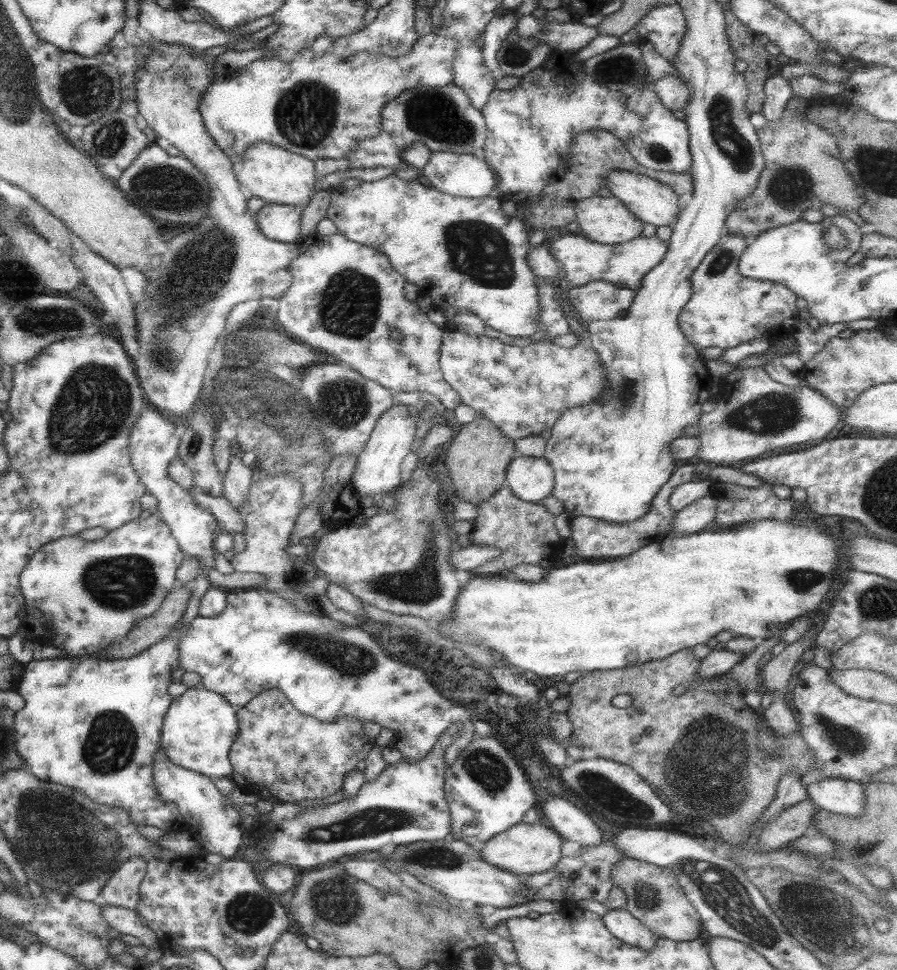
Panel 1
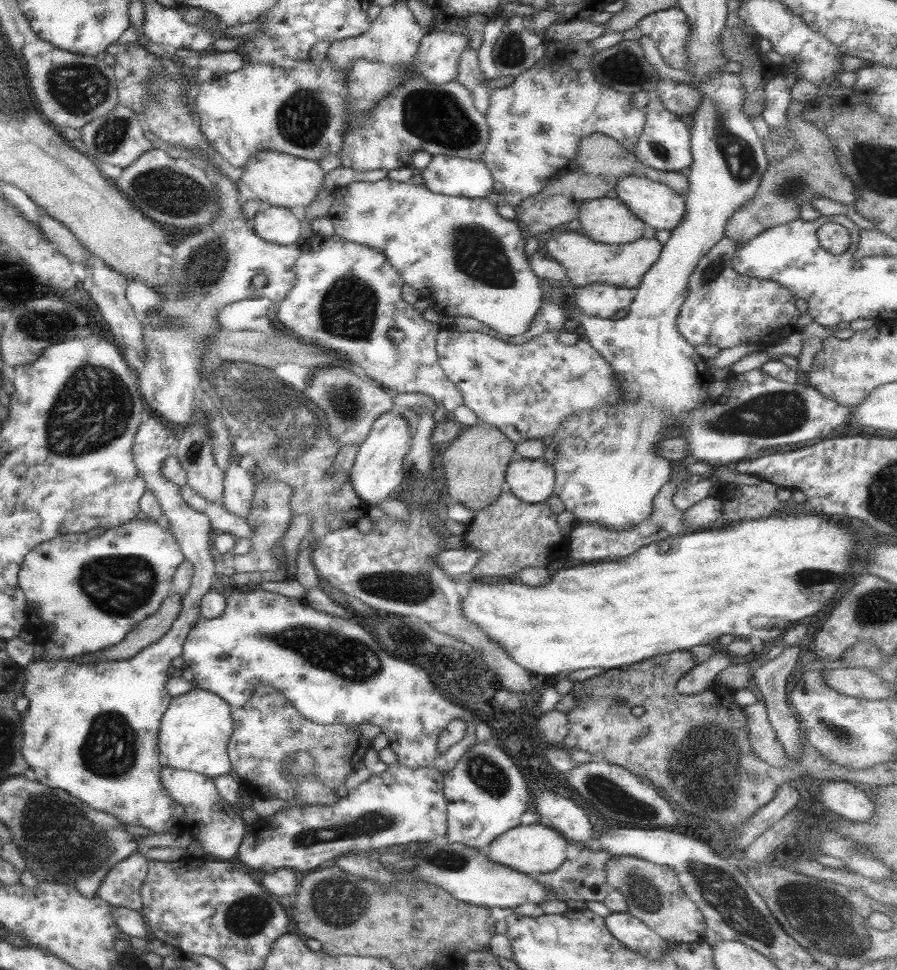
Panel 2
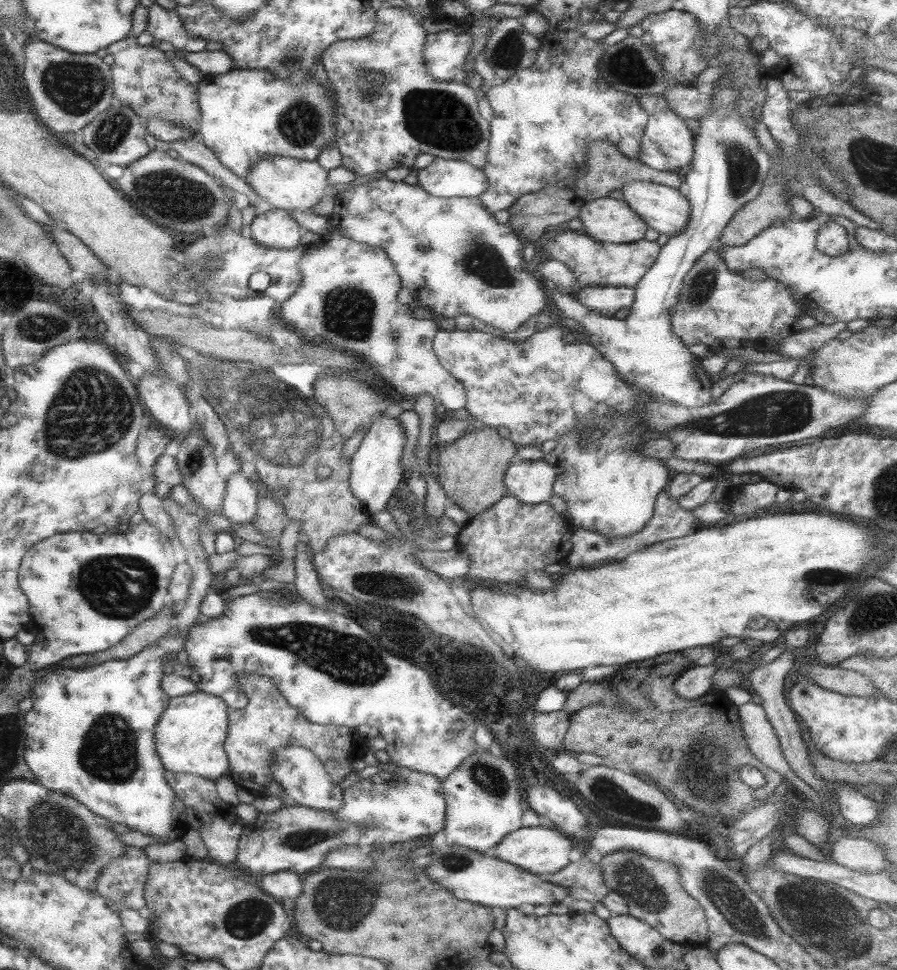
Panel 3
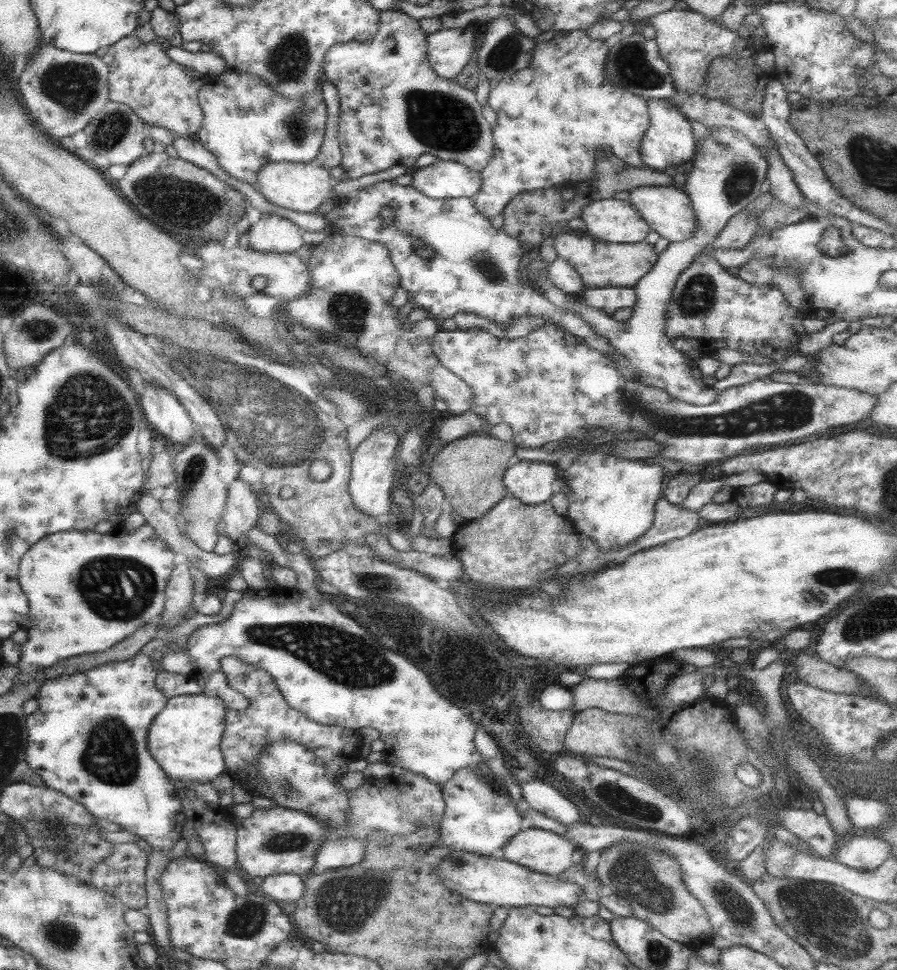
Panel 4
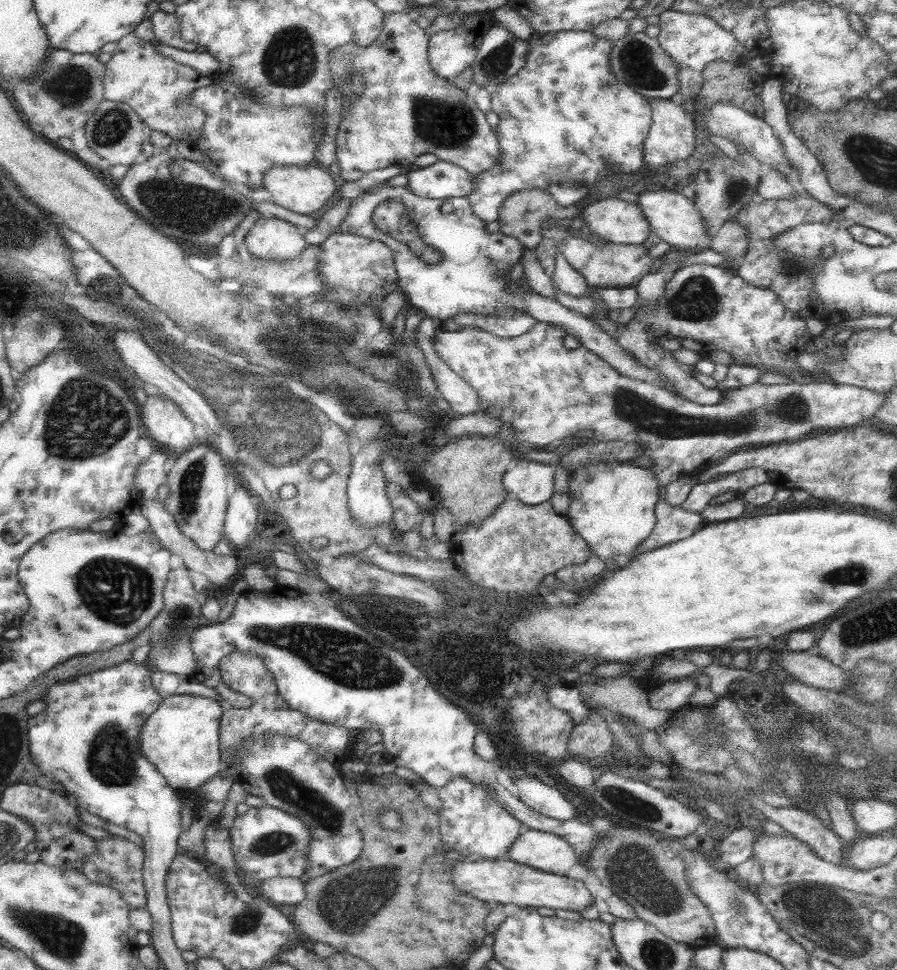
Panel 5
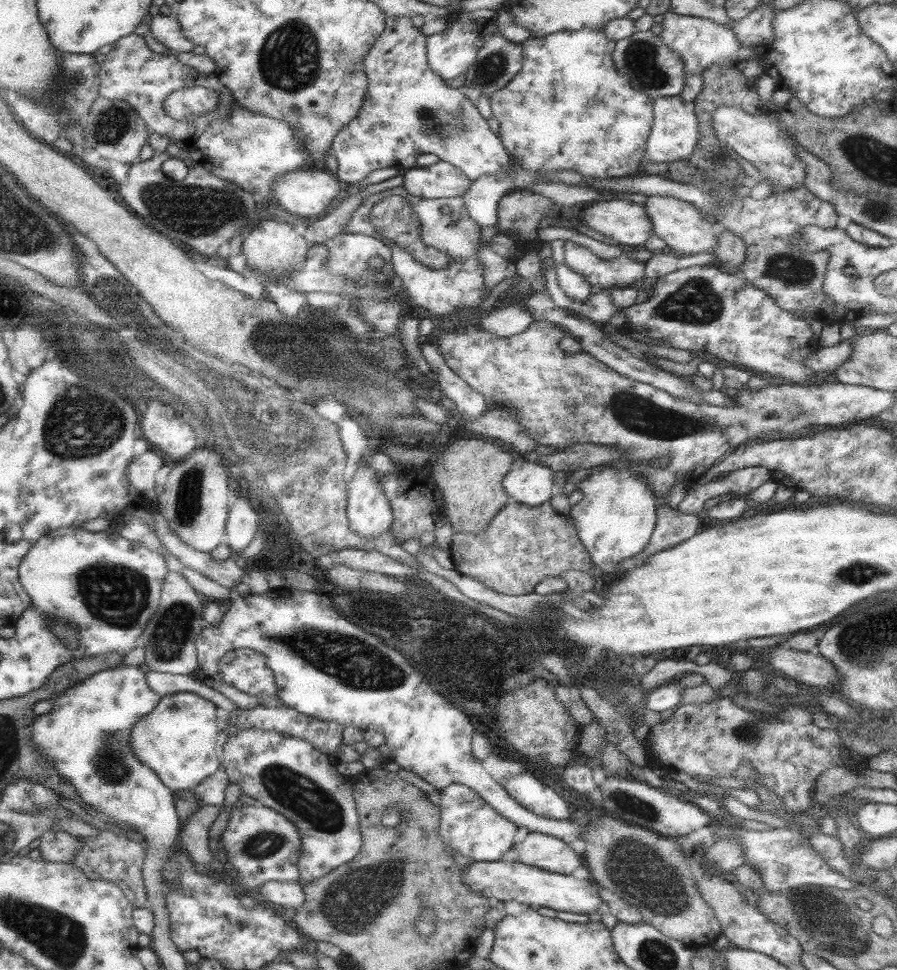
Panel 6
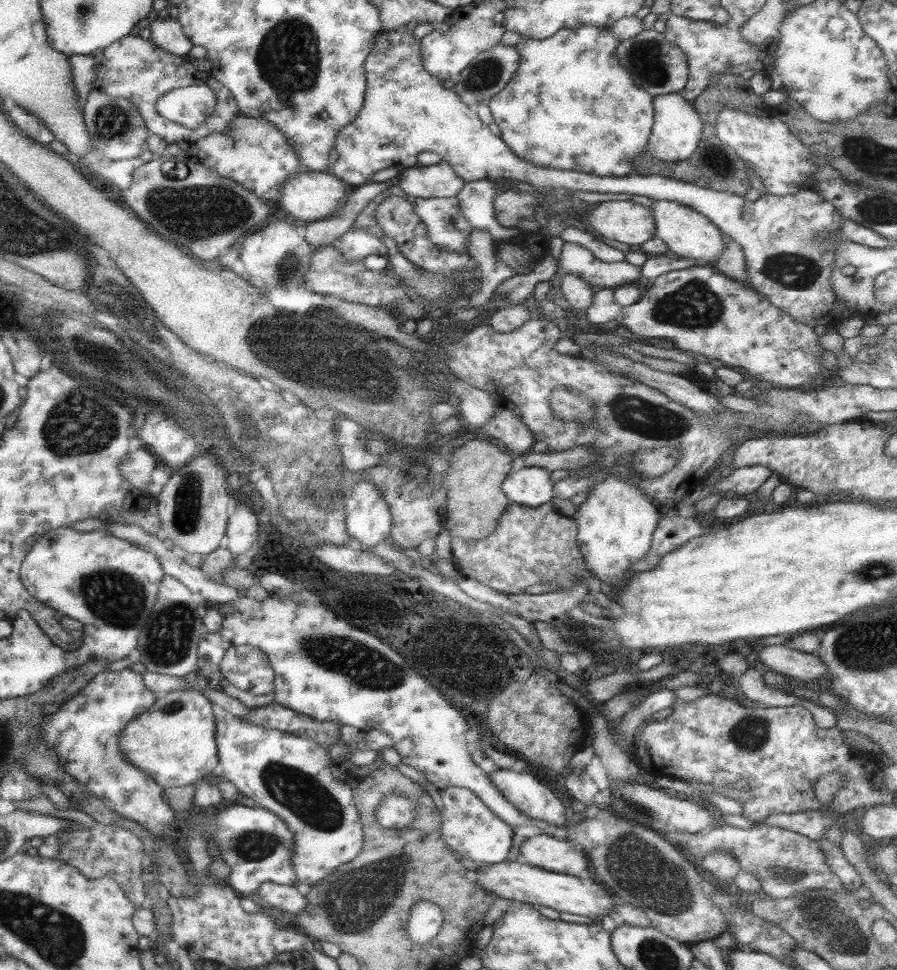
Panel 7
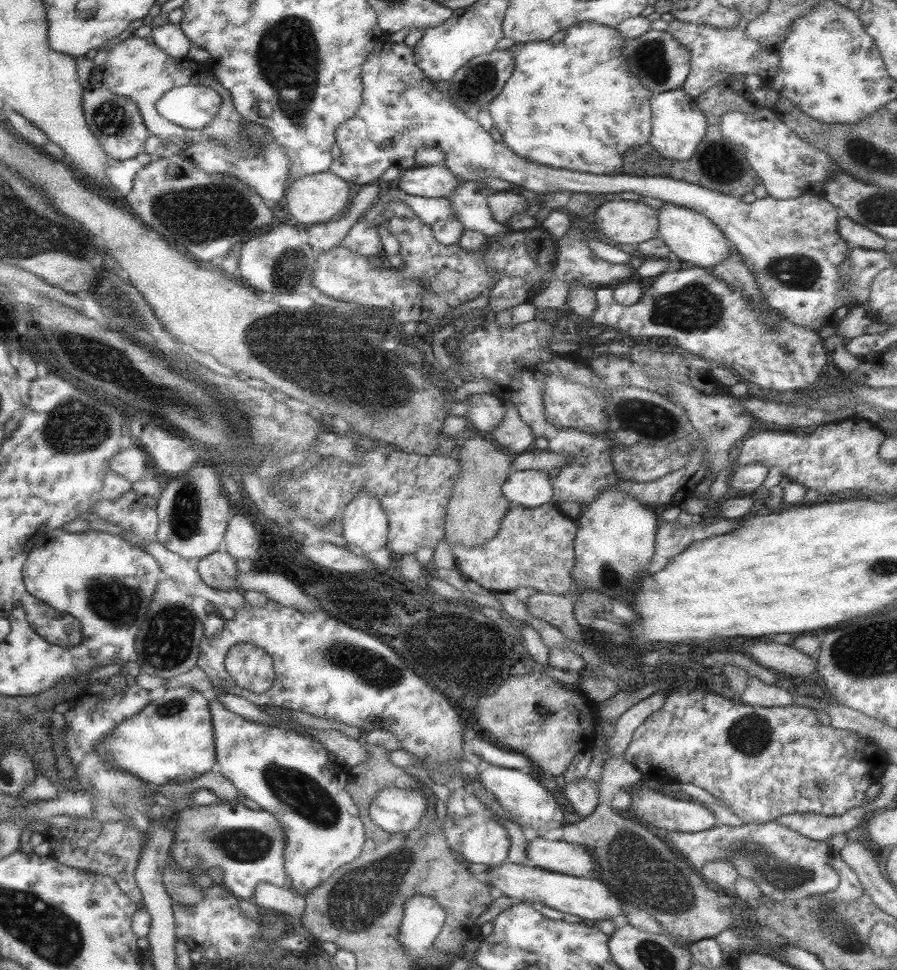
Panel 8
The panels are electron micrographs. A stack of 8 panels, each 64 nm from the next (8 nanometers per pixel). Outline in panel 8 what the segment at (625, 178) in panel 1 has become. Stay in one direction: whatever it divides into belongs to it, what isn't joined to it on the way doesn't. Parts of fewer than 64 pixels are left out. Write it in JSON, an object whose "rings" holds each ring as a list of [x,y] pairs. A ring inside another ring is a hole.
{"rings":[[[663,203],[656,210],[657,232],[669,252],[673,252],[679,261],[692,264],[693,267],[711,269],[718,262],[728,257],[731,246],[726,241],[723,233],[708,218],[697,211],[689,210],[682,206]]]}

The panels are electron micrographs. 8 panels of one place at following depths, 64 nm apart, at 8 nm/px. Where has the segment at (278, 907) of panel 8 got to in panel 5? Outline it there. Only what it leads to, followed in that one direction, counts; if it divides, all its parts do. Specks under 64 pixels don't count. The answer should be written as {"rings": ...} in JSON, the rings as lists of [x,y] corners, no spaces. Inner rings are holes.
{"rings":[[[269,878],[260,882],[261,897],[273,905],[294,904],[304,897],[304,884],[297,878]]]}

